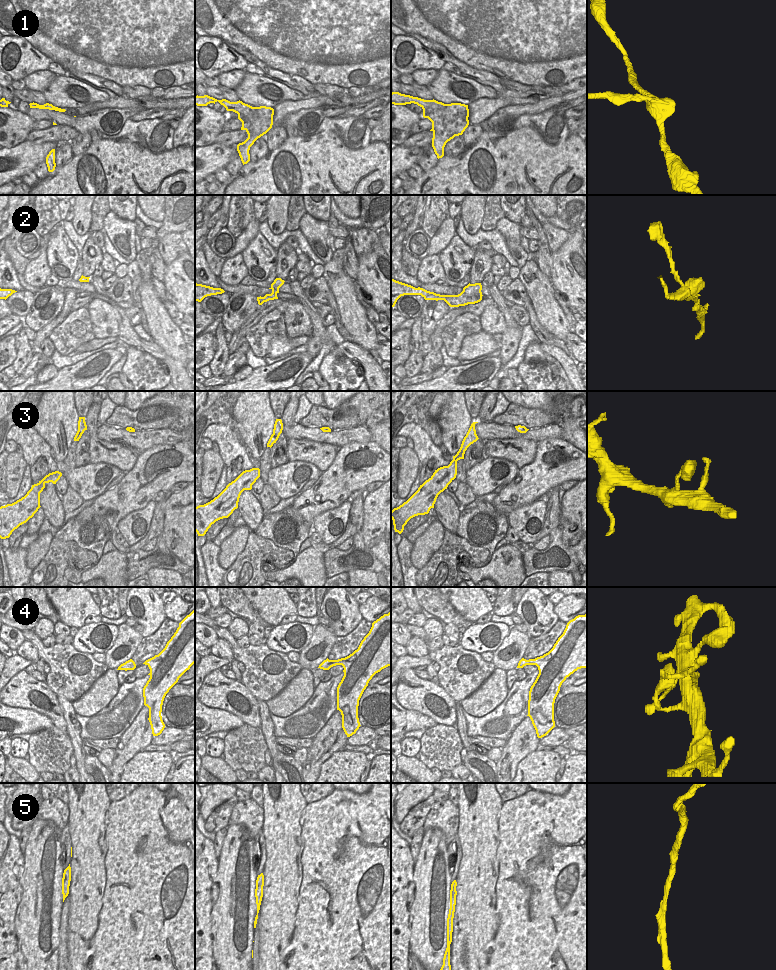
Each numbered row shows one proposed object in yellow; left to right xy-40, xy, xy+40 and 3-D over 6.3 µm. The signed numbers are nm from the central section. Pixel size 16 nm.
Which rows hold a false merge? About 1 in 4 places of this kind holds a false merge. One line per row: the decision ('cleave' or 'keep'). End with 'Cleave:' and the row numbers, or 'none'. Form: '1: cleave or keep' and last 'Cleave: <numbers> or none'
1: cleave
2: keep
3: keep
4: keep
5: keep
Cleave: 1

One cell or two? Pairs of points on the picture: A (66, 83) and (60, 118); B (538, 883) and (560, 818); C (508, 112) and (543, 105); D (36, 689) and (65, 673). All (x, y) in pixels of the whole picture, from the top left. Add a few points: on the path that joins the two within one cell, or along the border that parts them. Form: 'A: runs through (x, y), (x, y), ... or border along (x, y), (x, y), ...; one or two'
A: border along (47, 102), (64, 109); two
B: runs through (548, 866), (551, 857), (540, 836), (543, 831); one
C: runs through (517, 110), (534, 109); one
D: border along (45, 682), (56, 696); two

